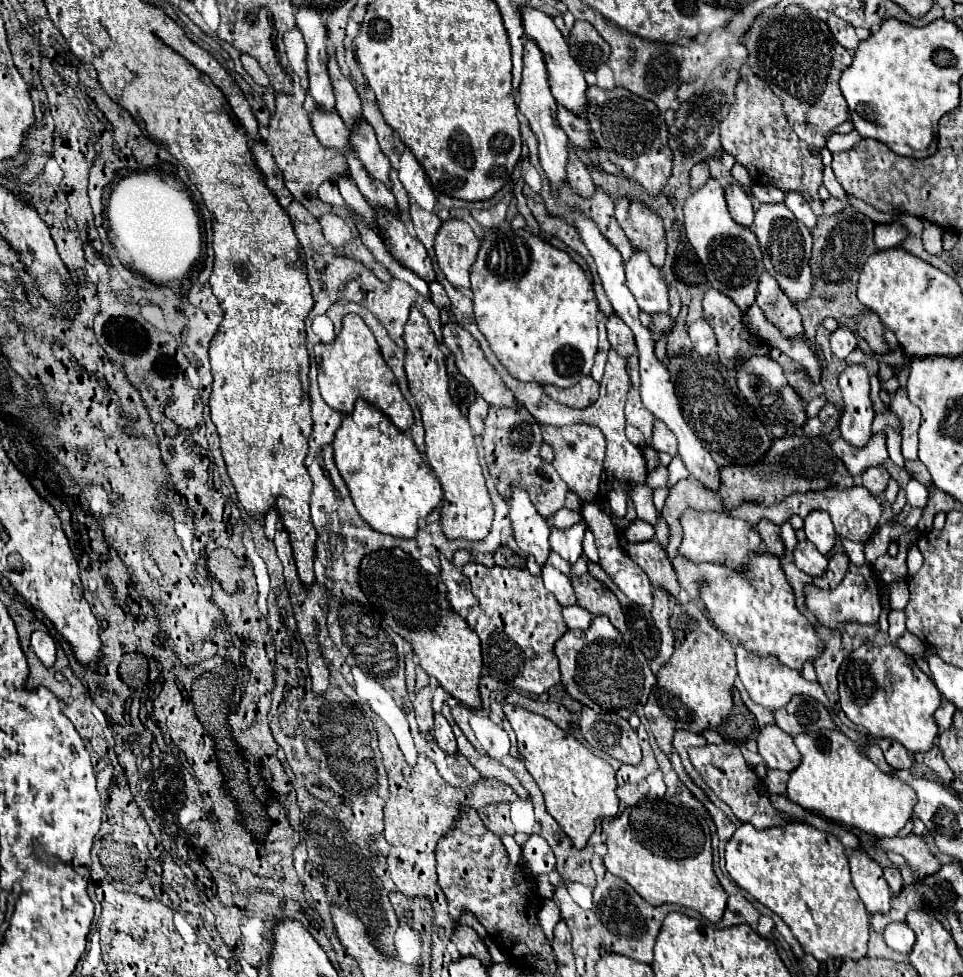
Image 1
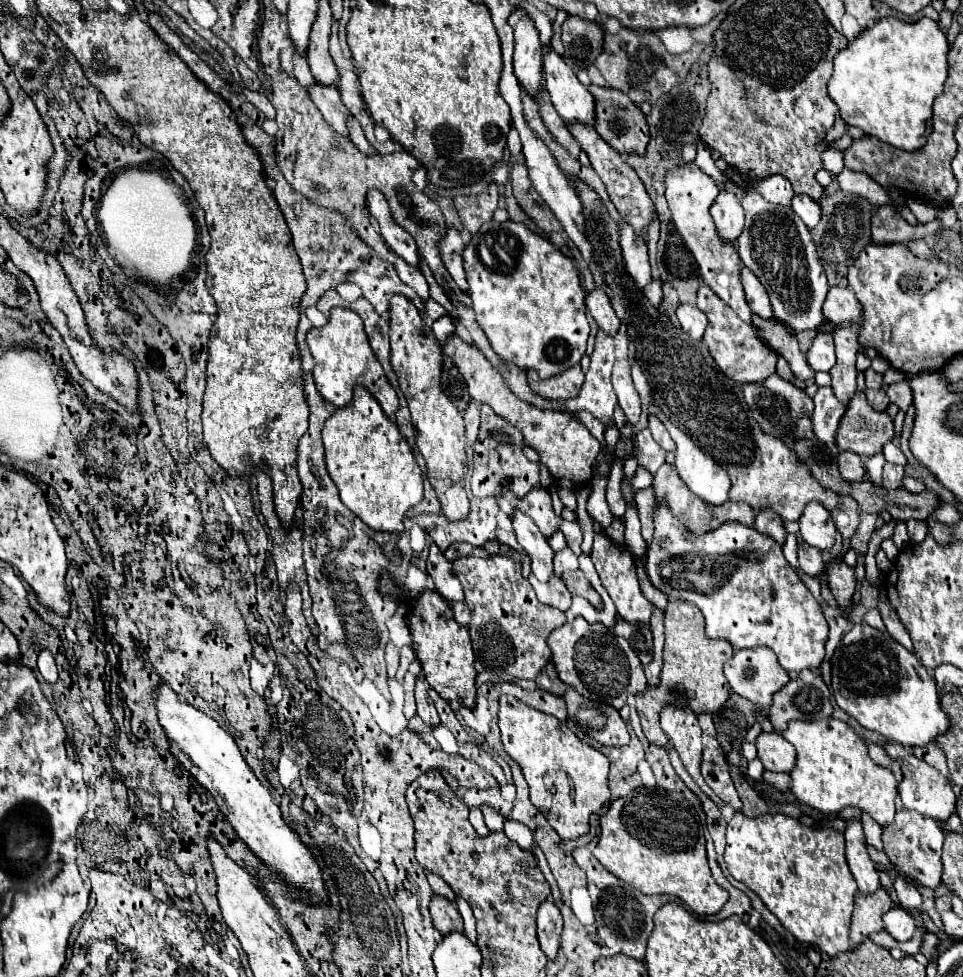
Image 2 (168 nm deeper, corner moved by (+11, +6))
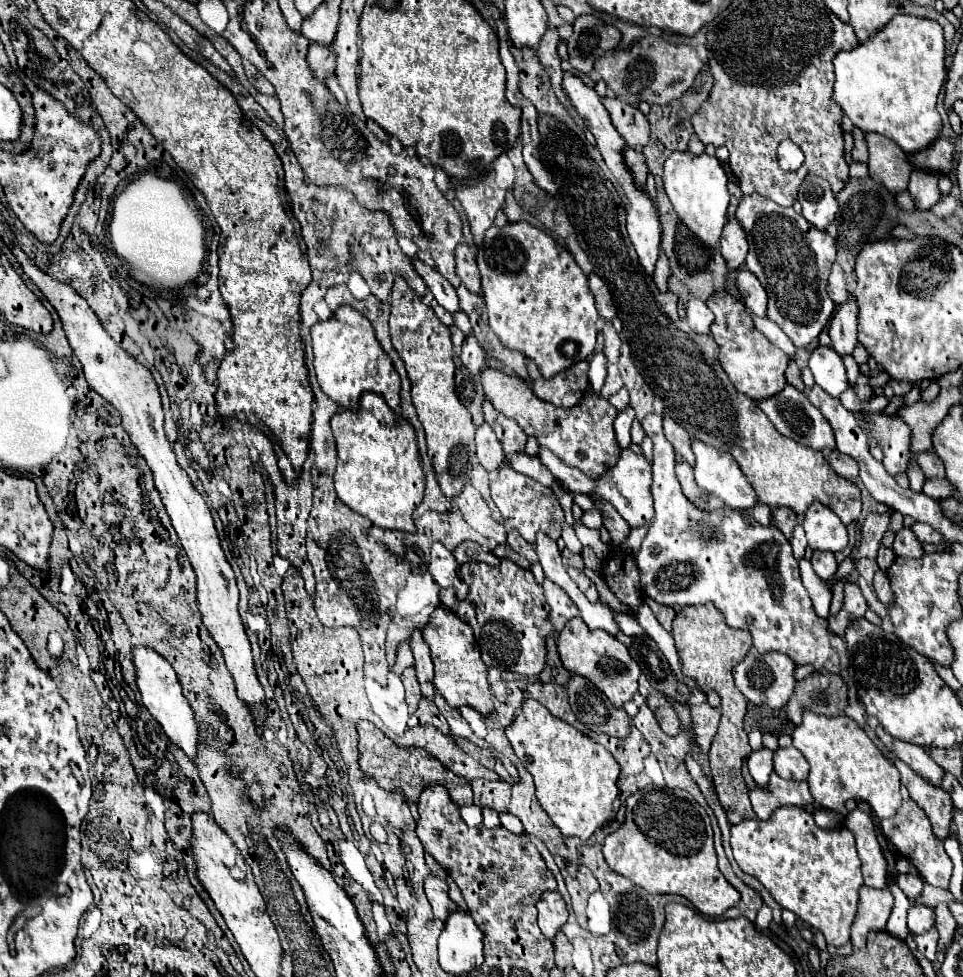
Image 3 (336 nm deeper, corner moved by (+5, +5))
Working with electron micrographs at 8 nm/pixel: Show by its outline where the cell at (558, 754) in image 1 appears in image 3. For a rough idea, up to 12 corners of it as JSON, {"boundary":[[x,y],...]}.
{"boundary":[[523,703],[505,733],[563,835],[615,819],[619,763]]}

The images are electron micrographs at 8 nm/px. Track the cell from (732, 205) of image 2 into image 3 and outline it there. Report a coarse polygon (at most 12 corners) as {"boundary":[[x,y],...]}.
{"boundary":[[731,219],[721,233],[721,251],[729,271],[747,257],[743,227]]}

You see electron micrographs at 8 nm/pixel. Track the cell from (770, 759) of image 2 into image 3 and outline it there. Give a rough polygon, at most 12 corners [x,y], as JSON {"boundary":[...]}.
{"boundary":[[795,747],[775,751],[775,773],[805,781],[807,759]]}

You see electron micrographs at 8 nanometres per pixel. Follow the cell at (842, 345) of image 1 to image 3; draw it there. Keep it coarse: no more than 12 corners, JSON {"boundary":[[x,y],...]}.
{"boundary":[[815,347],[809,369],[815,383],[839,397],[849,379],[839,355]]}

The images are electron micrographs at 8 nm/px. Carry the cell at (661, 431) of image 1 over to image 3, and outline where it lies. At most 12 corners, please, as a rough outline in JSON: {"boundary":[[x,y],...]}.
{"boundary":[[665,417],[665,437],[689,465],[695,465],[691,437],[671,417]]}

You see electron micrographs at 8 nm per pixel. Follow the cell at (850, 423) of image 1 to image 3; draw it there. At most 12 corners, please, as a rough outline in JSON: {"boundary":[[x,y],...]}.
{"boundary":[[851,295],[831,319],[833,349],[857,345],[857,303]]}

